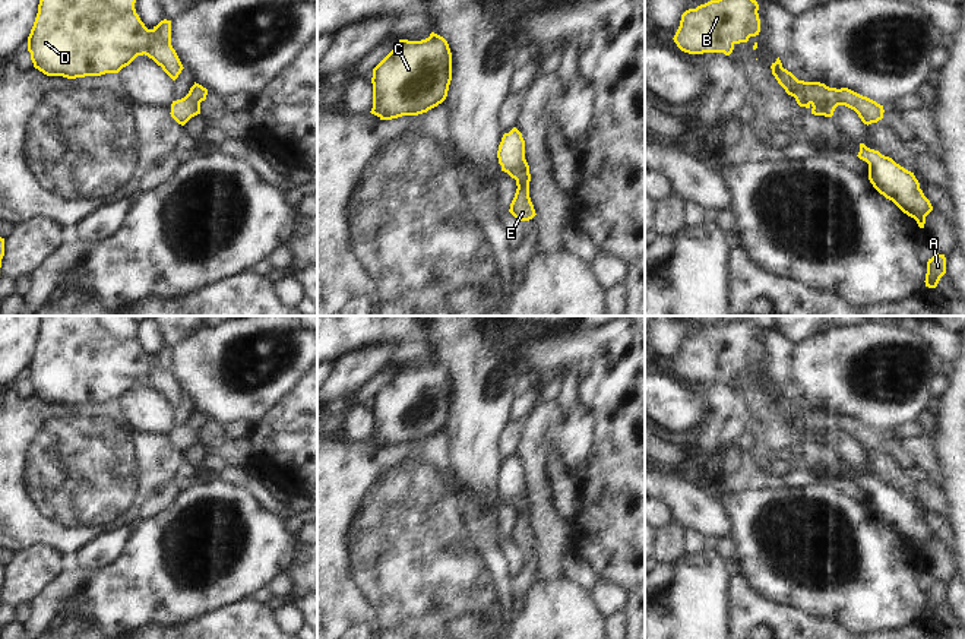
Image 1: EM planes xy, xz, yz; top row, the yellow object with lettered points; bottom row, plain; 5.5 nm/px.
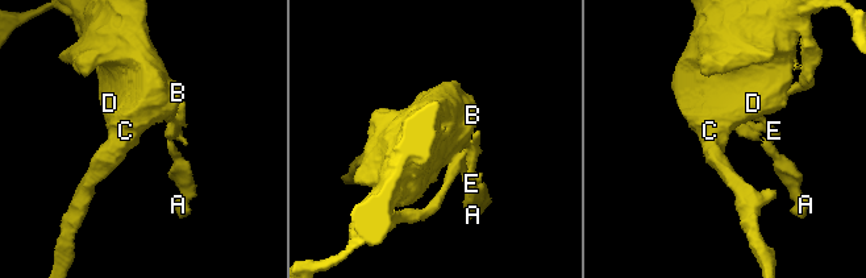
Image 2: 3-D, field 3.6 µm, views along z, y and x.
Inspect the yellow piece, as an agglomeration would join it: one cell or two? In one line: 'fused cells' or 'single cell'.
fused cells

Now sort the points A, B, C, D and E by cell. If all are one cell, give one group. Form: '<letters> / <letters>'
A B C D / E

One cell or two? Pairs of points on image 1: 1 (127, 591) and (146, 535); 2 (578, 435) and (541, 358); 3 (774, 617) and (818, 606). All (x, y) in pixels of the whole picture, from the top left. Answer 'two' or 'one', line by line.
1: one
2: one
3: two

